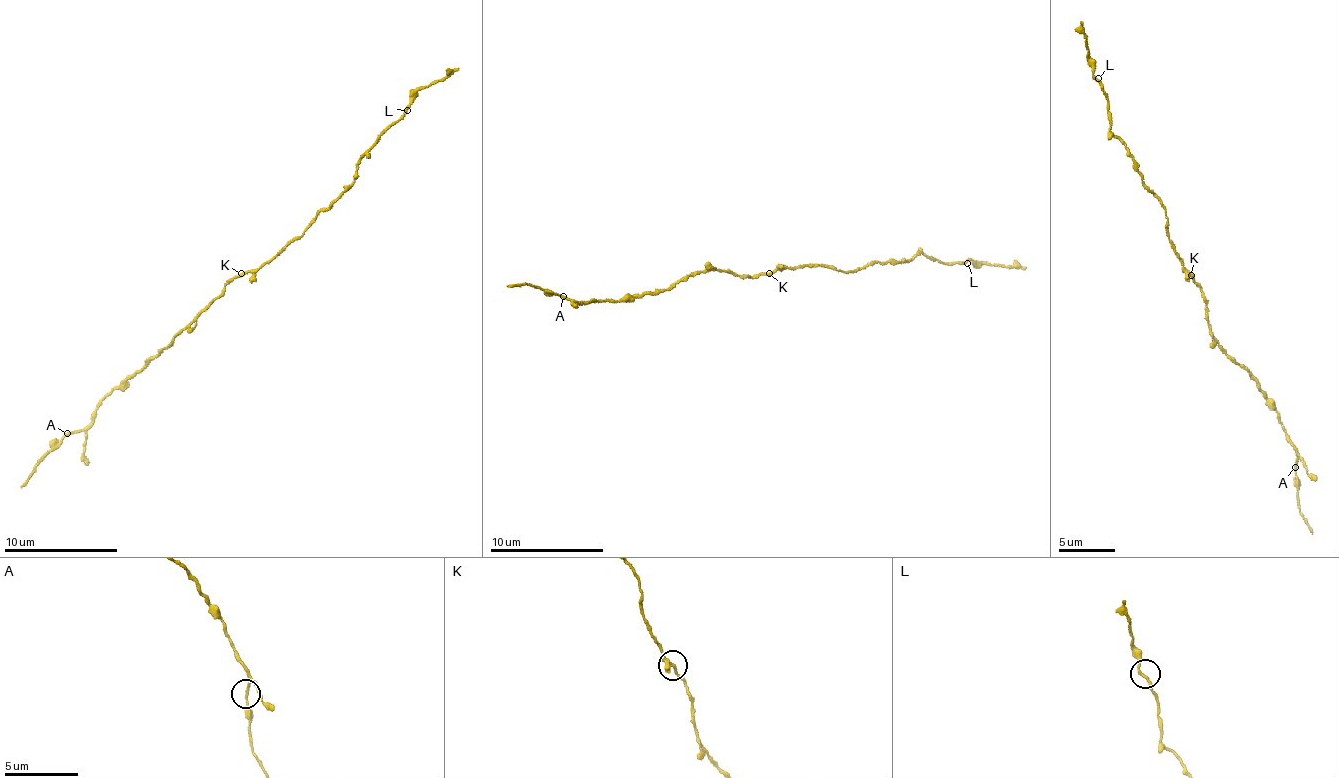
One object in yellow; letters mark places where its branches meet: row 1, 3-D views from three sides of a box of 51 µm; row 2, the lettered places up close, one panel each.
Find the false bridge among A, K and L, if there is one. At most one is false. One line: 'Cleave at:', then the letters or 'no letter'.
Cleave at: no letter

